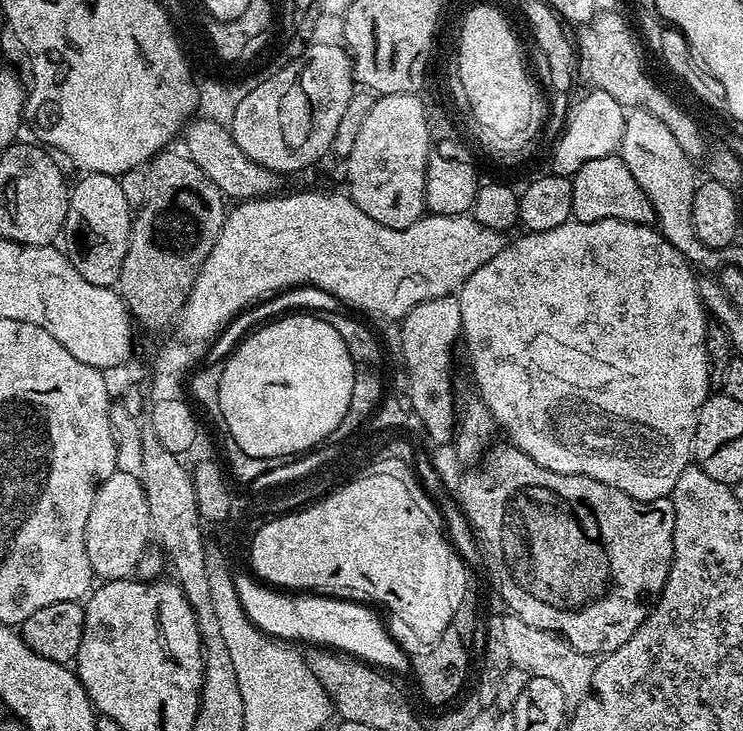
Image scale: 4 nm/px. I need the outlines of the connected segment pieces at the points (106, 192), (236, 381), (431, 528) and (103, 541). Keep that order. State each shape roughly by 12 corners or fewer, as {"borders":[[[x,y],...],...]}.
{"borders":[[[117,177],[68,193],[63,251],[94,286],[120,279],[134,209]],[[273,320],[223,361],[220,405],[256,456],[320,440],[352,364],[334,326]],[[390,474],[254,532],[265,585],[384,608],[412,658],[452,623],[445,529]],[[110,474],[86,518],[93,577],[129,579],[149,551],[139,475]]]}

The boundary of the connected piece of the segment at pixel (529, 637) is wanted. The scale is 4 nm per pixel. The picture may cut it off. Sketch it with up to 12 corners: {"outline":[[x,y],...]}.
{"outline":[[503,619],[511,667],[550,678],[569,709],[592,688],[597,657],[564,637]]}

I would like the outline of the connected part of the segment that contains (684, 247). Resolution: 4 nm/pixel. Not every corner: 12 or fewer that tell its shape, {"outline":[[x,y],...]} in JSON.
{"outline":[[632,110],[618,155],[658,231],[693,266],[721,267],[694,230],[693,157]]}

